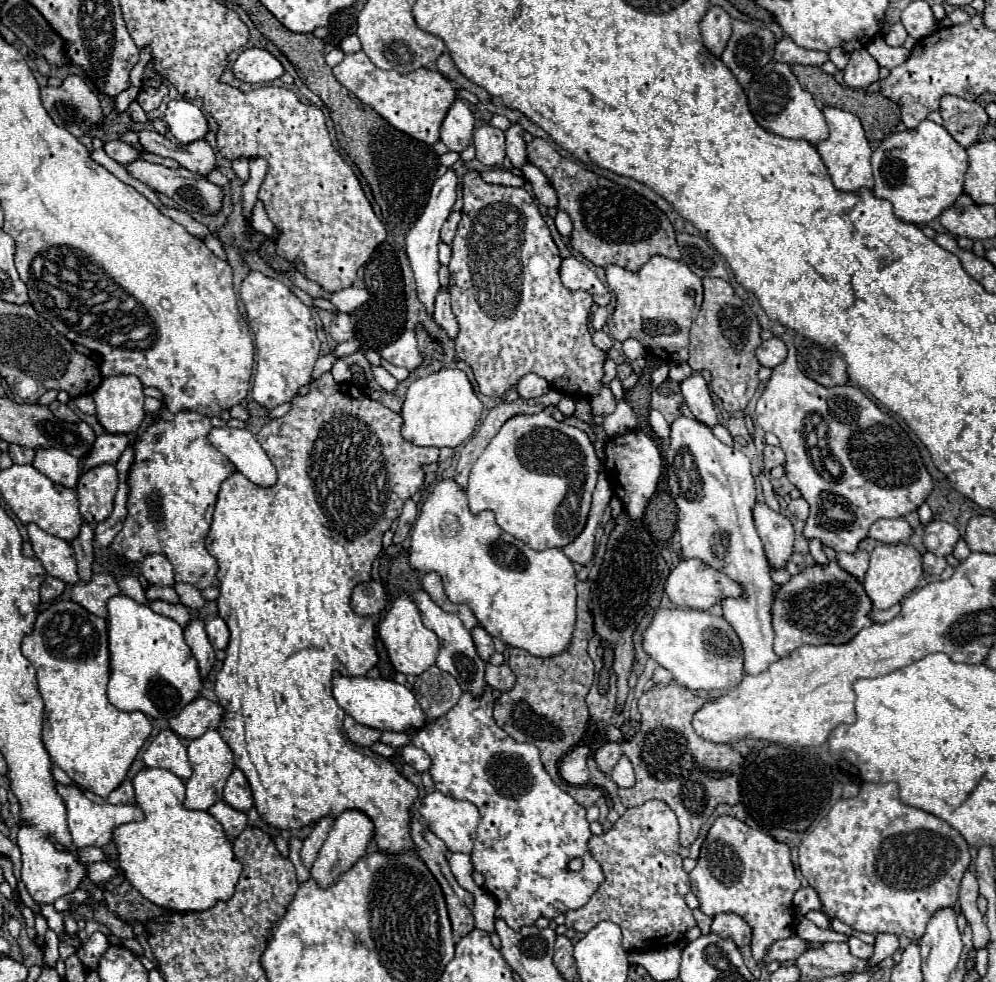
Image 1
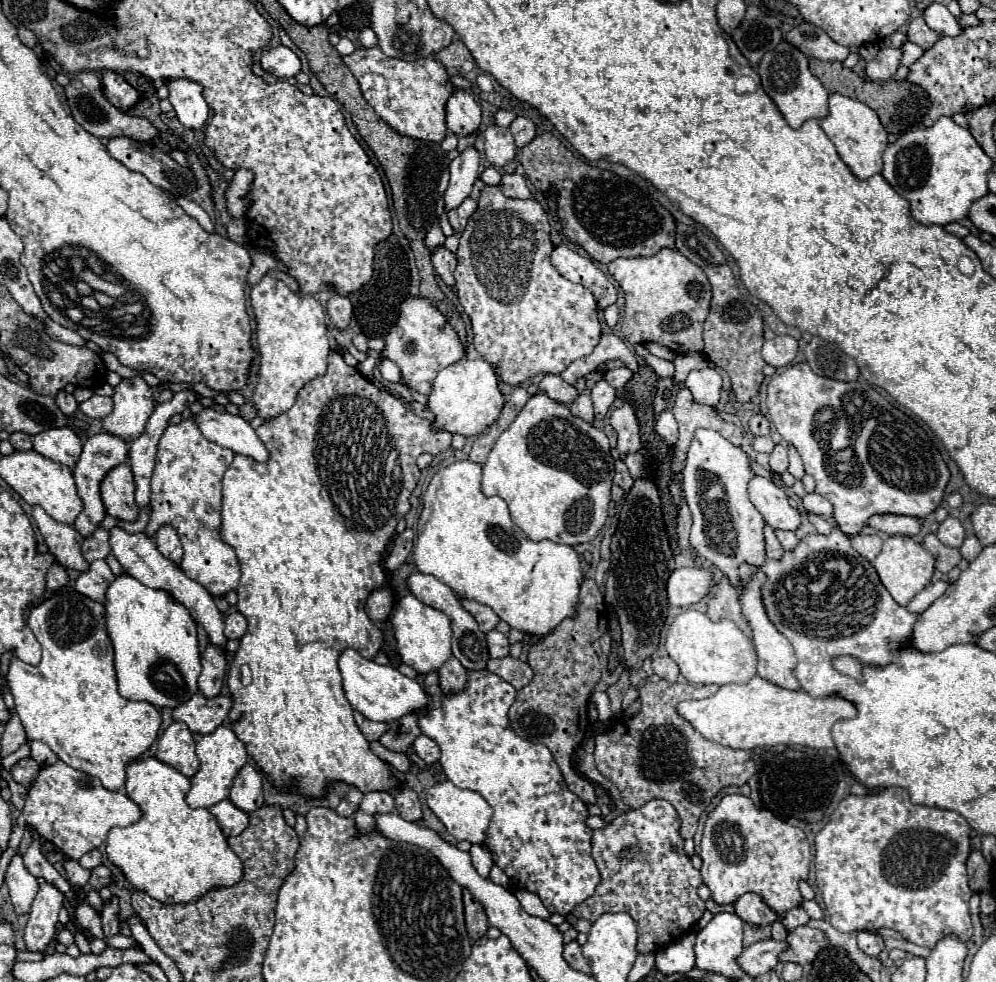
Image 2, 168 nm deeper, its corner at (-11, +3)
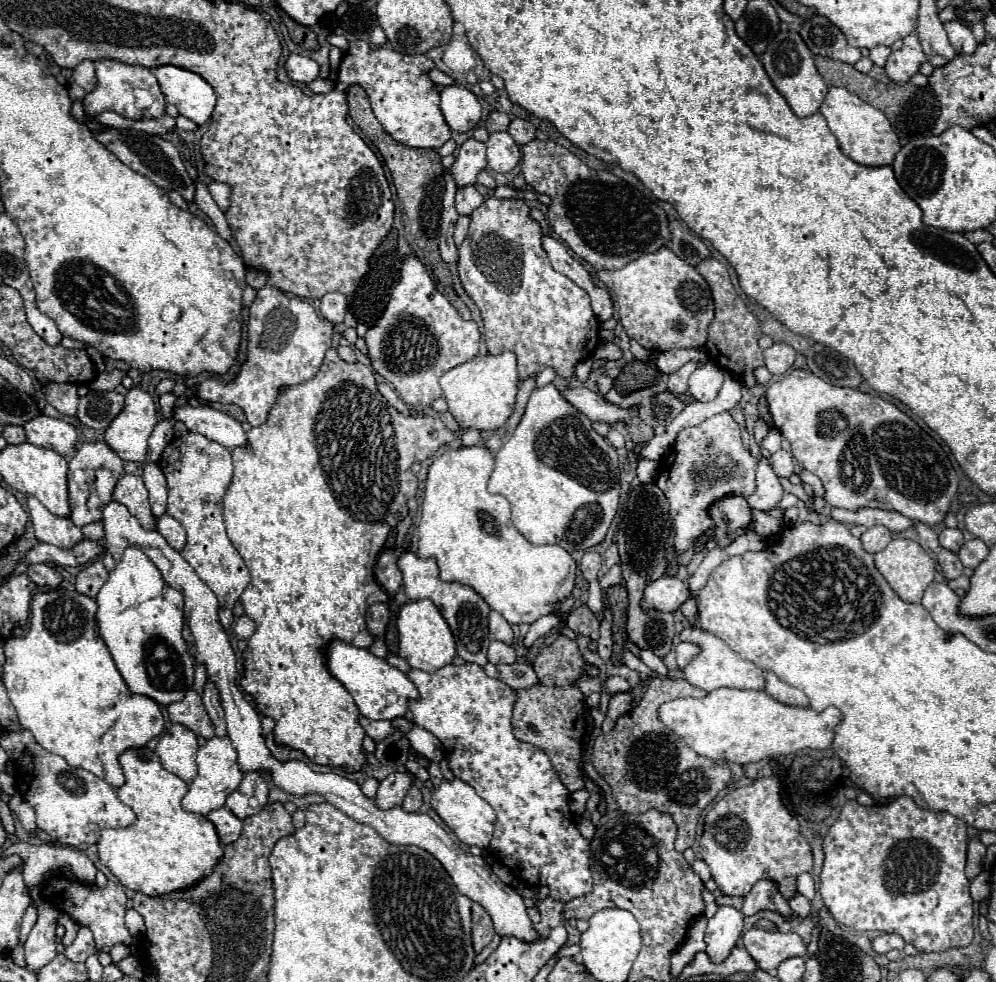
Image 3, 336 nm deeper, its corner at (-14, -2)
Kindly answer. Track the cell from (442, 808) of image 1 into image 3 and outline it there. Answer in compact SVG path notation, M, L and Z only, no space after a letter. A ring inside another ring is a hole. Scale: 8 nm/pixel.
M444 780L432 794L432 808L436 810L436 814L448 824L448 828L452 828L452 832L456 834L456 838L462 842L462 844L468 844L468 846L478 846L482 850L488 848L490 840L492 840L492 830L494 830L494 820L496 820L496 814L494 814L494 808L482 800L476 790L462 782L462 780Z

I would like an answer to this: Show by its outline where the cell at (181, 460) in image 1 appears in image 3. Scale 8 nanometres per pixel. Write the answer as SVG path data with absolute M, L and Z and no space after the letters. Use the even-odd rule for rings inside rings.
M188 432L174 438L162 454L162 472L168 480L168 514L176 516L186 528L186 544L182 548L182 558L194 568L200 580L216 594L220 608L232 608L242 596L250 582L250 572L226 536L226 526L222 520L222 498L232 480L232 456L230 450L218 442Z

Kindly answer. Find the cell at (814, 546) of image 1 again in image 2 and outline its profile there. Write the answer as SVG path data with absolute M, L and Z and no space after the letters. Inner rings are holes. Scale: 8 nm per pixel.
M809 515L809 521L815 525L817 533L821 533L821 535L829 535L831 529L833 529L833 523L829 519L819 517L819 515Z

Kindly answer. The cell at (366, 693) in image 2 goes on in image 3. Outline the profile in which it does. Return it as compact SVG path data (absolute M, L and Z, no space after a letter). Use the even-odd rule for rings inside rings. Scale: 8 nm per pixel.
M336 638L326 646L324 658L328 672L352 694L360 714L368 716L370 720L394 720L398 716L404 716L408 712L408 700L418 698L416 686L404 672L390 666L386 660L376 658L366 648L356 648Z

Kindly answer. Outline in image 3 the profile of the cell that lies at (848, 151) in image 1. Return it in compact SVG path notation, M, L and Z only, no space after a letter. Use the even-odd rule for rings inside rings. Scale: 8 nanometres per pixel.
M832 86L820 106L820 112L828 120L832 134L838 138L840 148L854 162L864 166L890 166L894 162L896 152L900 150L900 142L896 132L892 130L888 118L878 108L862 102L856 94L846 88Z

